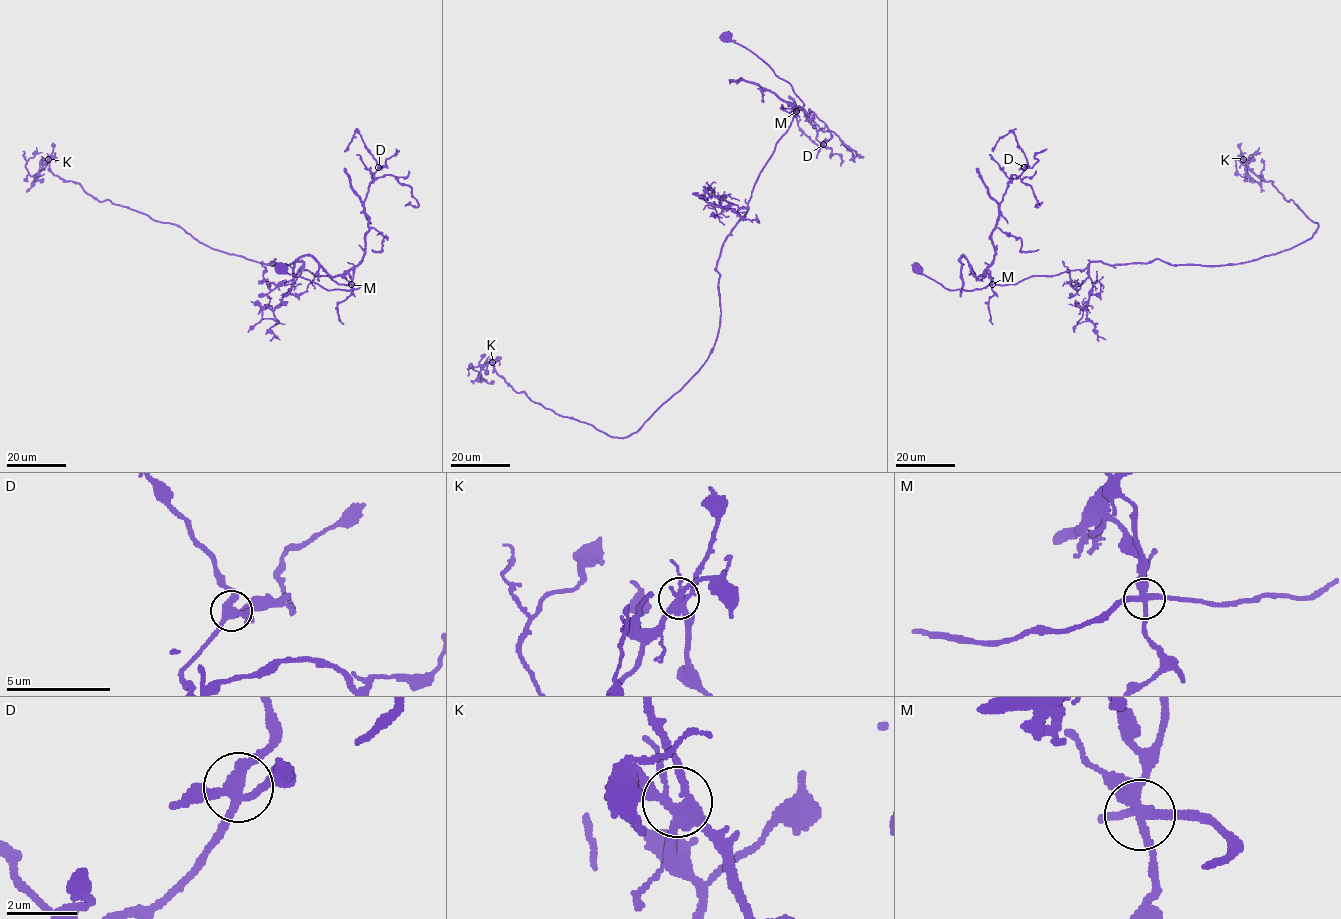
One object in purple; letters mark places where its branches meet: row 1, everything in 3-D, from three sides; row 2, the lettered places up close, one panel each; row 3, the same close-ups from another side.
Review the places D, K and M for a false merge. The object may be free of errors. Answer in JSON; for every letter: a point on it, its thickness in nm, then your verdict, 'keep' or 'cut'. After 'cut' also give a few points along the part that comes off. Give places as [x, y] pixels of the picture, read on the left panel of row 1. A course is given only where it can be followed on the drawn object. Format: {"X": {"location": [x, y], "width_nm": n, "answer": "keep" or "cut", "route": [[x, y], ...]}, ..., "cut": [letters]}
{"D": {"location": [378, 167], "width_nm": 320, "answer": "keep"}, "K": {"location": [48, 159], "width_nm": 360, "answer": "keep"}, "M": {"location": [351, 284], "width_nm": 340, "answer": "cut", "route": [[351, 284], [355, 267], [364, 253], [369, 217], [363, 205], [378, 164], [356, 131], [344, 151]]}, "cut": ["M"]}

